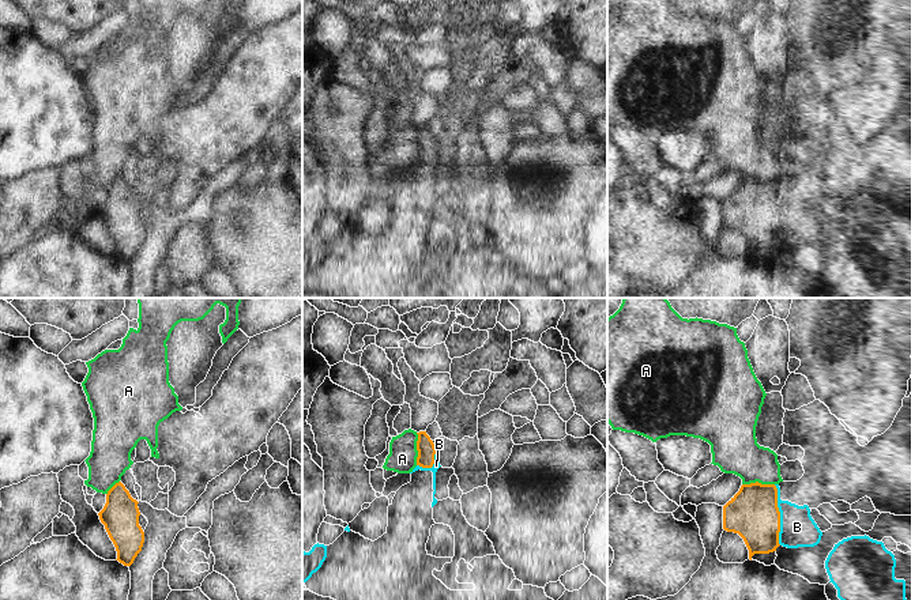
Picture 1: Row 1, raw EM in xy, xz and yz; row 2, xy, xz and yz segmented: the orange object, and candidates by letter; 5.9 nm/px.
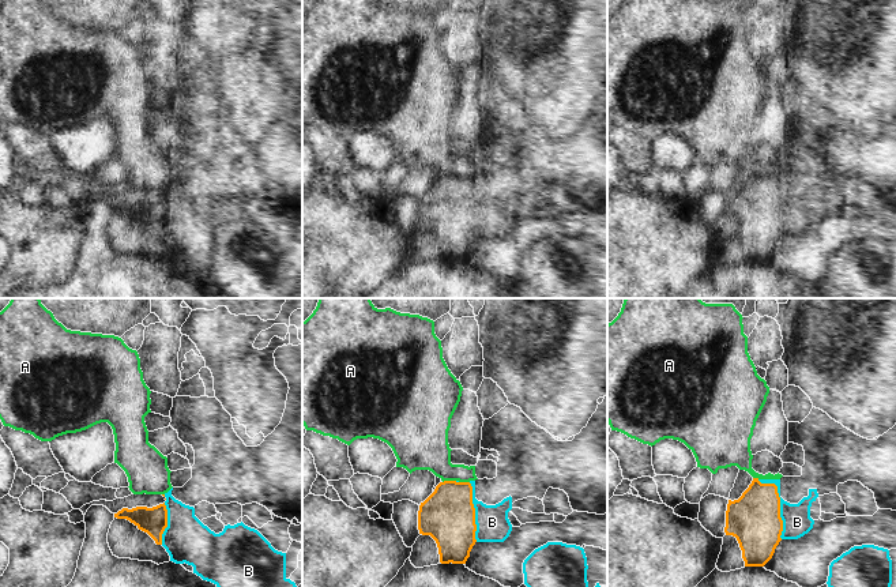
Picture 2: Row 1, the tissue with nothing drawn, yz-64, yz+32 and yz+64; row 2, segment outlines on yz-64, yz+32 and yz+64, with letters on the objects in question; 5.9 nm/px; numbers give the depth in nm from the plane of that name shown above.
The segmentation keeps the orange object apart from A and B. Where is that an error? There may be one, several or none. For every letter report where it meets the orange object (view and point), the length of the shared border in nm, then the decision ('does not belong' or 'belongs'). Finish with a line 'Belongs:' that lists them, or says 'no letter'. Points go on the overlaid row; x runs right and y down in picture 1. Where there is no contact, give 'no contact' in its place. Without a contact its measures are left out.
A: contact xz (417, 449); length 190 nm; does not belong
B: contact yz (779, 514); length 360 nm; belongs
Belongs: B

